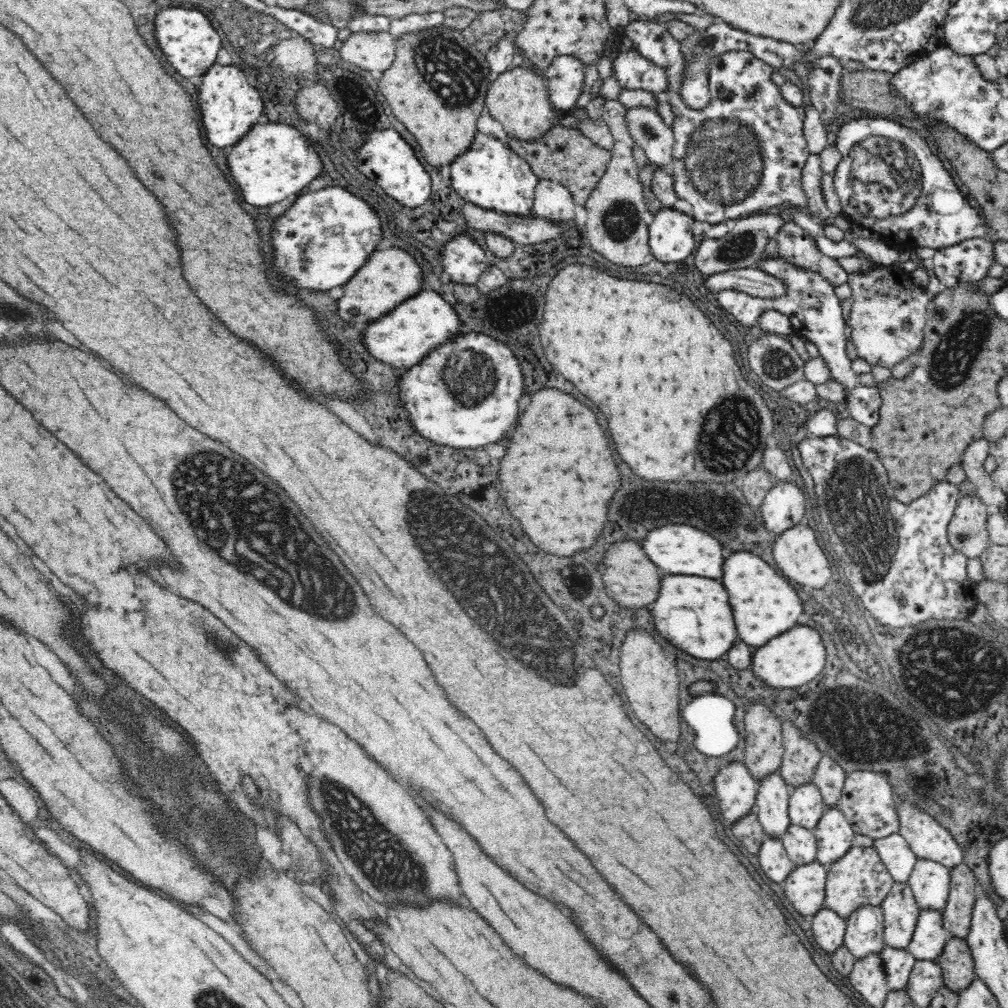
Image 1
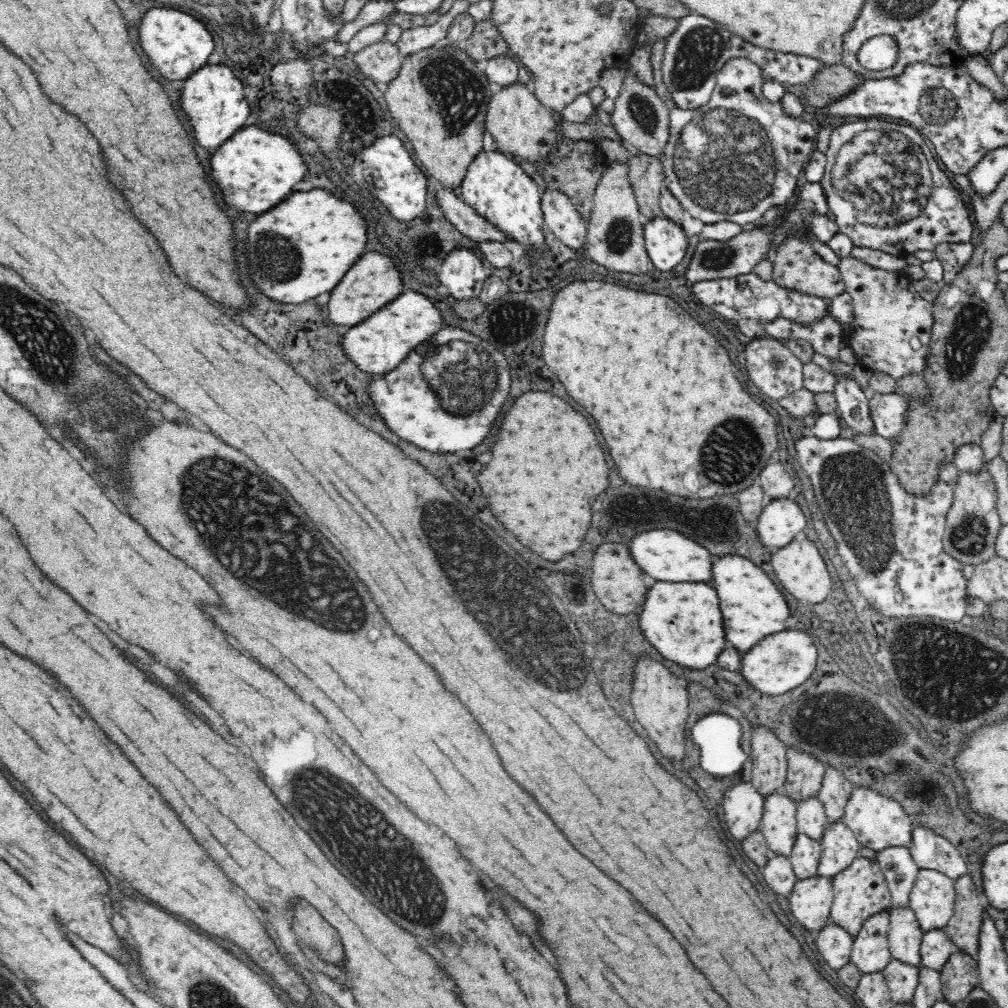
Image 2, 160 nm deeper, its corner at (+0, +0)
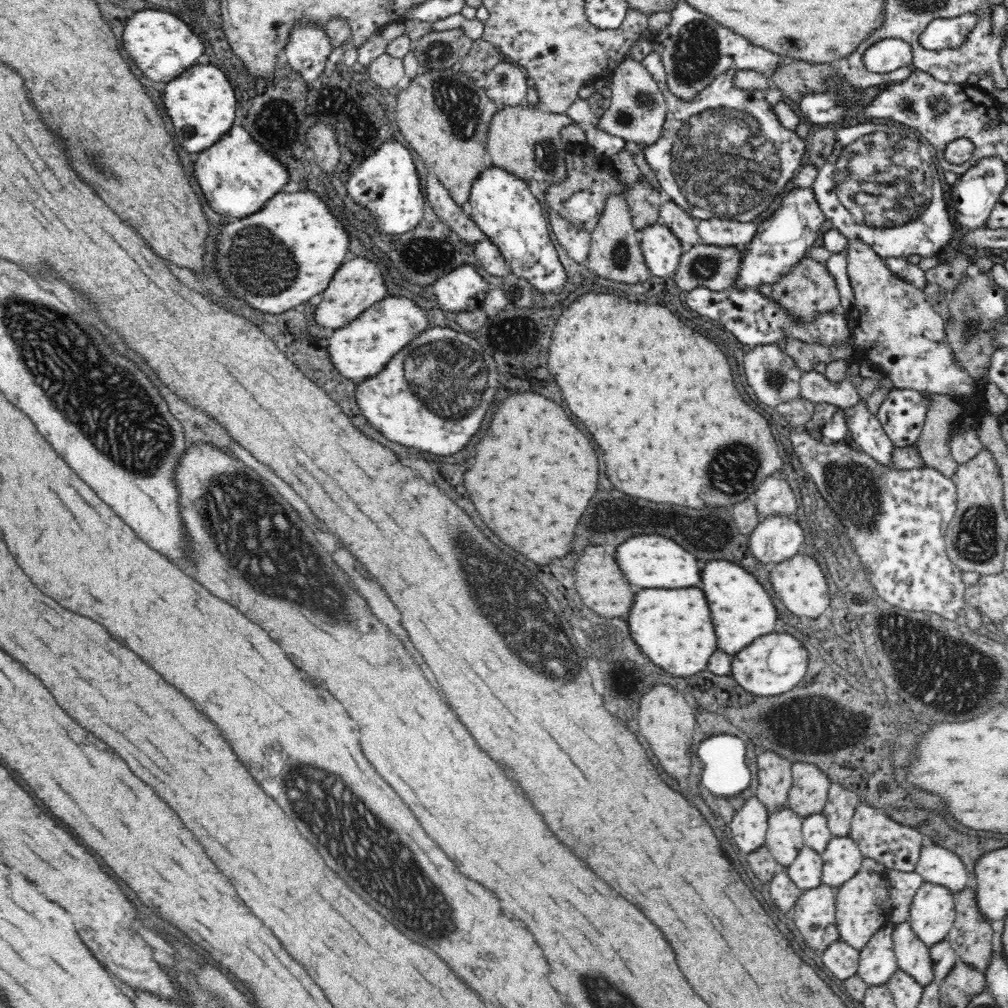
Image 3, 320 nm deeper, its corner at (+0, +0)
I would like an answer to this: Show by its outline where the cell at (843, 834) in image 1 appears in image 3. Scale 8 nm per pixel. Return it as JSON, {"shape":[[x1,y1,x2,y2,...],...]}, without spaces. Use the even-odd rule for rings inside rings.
{"shape":[[832,837,821,856,822,883,838,890,850,882,861,869,863,855,856,842,848,837]]}

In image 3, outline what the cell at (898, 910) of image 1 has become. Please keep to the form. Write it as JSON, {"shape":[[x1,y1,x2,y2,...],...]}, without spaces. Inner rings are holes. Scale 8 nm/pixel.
{"shape":[[910,922,895,926,893,947,900,970,912,975,923,987,936,980,929,948,916,937]]}

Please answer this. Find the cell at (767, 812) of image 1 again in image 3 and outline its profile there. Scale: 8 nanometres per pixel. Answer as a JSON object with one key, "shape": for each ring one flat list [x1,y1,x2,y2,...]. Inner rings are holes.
{"shape":[[790,808,782,809,768,817,764,845,783,868,787,868,792,865,792,862,795,862,805,845,801,831,802,819]]}

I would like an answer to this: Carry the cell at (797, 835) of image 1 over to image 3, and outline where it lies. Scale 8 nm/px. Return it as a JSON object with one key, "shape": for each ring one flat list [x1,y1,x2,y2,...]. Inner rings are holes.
{"shape":[[804,845,795,862,786,869,786,875,800,892,822,886,823,861,810,847]]}

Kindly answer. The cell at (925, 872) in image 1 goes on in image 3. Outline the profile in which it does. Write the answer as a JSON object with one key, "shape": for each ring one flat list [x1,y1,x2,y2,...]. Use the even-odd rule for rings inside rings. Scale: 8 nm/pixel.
{"shape":[[923,882,912,901,910,915,912,931,930,948,945,940,956,921,954,893]]}

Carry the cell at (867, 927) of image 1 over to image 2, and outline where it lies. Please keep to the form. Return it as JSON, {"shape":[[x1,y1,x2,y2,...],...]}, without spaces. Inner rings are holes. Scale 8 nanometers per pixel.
{"shape":[[888,910,879,913,868,918,853,938,851,962,862,974,880,973,891,961,888,942,890,914]]}

